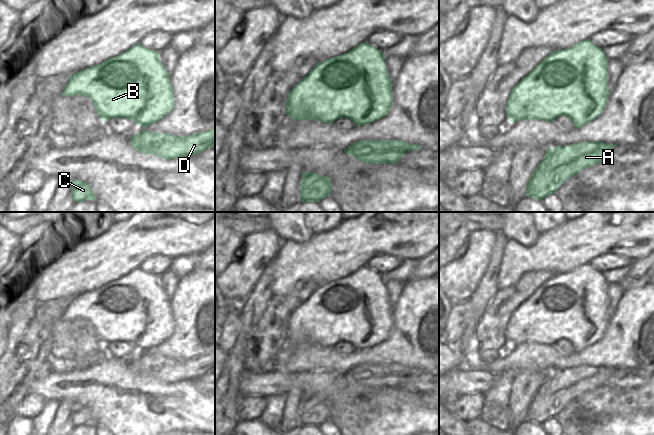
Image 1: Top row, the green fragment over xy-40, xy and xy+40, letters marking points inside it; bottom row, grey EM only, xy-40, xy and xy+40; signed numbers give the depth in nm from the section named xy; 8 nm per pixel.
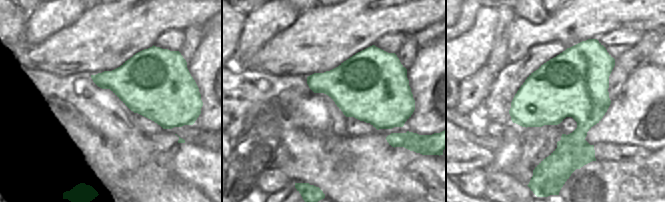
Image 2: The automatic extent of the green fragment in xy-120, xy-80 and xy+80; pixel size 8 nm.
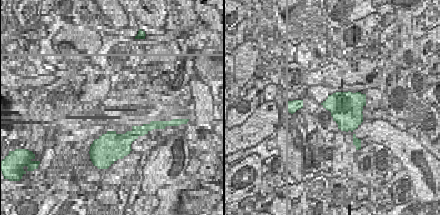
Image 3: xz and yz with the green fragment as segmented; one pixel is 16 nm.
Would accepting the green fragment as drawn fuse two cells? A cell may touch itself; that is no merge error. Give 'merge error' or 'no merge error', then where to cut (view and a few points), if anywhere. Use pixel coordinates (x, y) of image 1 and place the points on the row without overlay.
no merge error | no cut

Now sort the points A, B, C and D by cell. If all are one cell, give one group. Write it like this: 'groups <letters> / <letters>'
groups A B C D

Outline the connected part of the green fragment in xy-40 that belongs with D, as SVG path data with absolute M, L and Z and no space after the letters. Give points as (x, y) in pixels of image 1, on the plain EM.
M215 352L189 360L173 360L143 353L132 360L130 367L135 374L143 378L171 384L215 372Z

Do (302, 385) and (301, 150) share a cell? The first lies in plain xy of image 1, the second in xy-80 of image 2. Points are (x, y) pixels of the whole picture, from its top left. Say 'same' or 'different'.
different

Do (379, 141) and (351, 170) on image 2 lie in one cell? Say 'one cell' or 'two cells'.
one cell

